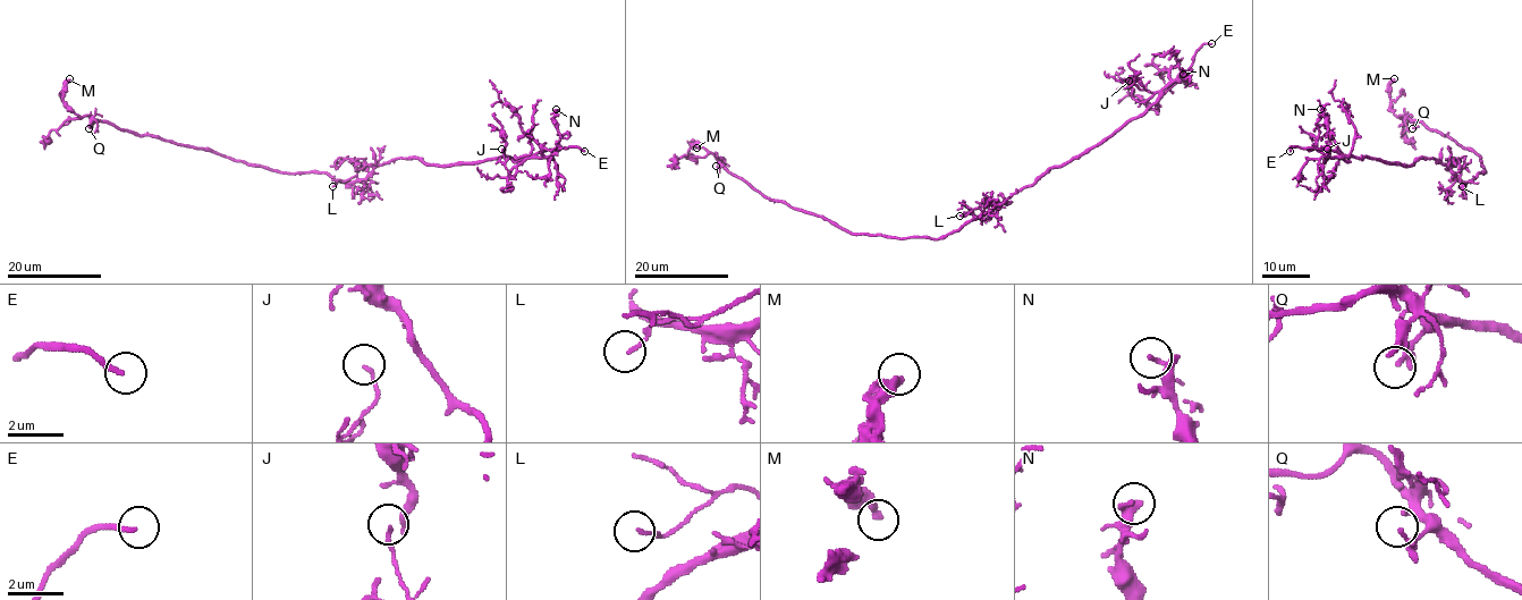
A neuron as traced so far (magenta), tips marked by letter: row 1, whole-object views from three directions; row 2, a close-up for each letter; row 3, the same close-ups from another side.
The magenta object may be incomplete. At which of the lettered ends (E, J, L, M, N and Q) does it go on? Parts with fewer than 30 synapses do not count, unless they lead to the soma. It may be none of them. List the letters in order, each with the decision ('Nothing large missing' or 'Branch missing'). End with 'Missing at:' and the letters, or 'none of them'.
E: Branch missing
J: Nothing large missing
L: Nothing large missing
M: Nothing large missing
N: Nothing large missing
Q: Nothing large missing
Missing at: E

